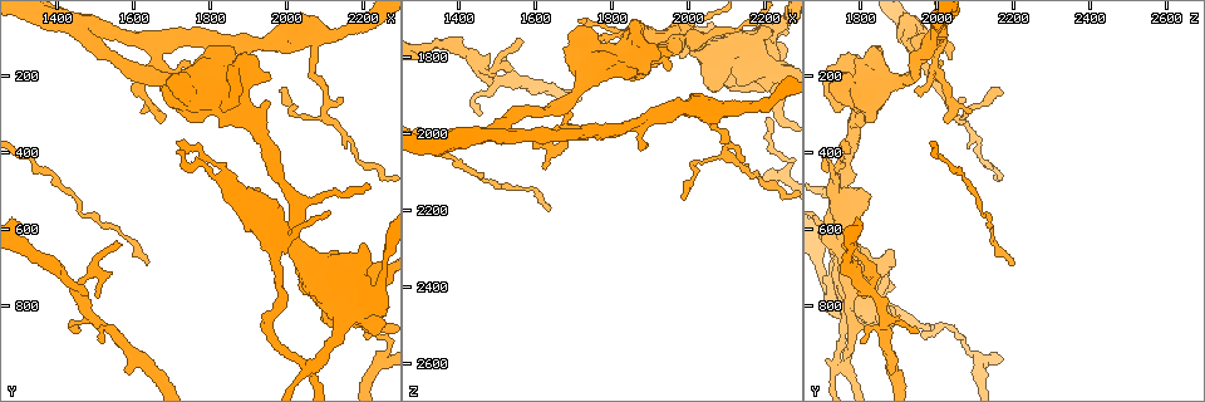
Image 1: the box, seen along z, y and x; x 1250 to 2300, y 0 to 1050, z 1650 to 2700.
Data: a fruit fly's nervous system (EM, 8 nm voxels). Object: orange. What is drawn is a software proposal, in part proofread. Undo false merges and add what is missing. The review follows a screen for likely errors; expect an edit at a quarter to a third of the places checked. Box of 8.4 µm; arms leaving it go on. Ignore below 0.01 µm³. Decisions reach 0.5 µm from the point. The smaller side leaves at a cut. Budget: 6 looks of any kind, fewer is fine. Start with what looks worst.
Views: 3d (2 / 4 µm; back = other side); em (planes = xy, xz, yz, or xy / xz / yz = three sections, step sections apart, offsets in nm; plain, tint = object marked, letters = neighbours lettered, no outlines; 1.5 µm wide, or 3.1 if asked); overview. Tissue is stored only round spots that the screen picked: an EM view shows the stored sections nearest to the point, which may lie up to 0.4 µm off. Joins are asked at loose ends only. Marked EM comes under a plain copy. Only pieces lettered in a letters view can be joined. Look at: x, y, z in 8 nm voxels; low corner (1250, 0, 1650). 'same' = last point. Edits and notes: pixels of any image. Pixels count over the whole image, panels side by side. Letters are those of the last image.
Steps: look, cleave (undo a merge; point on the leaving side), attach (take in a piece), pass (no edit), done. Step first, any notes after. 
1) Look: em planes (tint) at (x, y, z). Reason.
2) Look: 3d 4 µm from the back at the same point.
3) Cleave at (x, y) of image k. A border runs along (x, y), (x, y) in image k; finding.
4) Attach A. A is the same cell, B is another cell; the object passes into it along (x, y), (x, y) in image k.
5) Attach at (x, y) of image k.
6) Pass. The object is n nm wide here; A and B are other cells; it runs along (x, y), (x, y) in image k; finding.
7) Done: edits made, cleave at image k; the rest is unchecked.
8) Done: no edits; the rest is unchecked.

Look: em planes (letters) at (2070, 970, 1745).

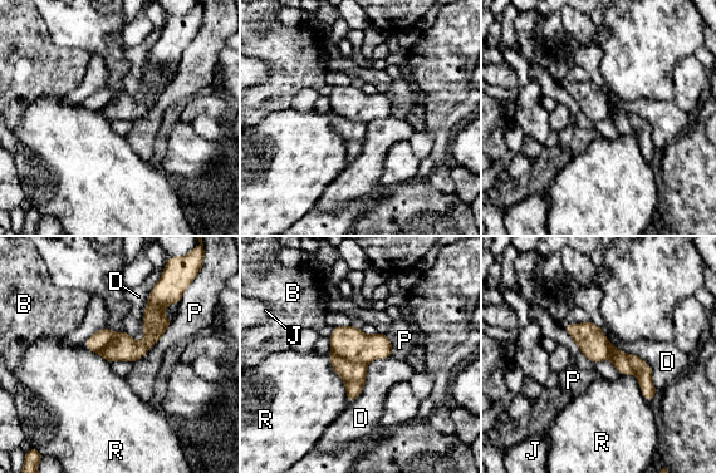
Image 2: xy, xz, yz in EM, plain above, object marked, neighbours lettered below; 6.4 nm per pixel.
Cleave at (353, 373) of image 2. B, D, J, P and R are other cells; the part that leaves runs along (612, 348), (645, 377), (650, 398) in image 2; a second neuron is stuck on.

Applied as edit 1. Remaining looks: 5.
Look: overview.

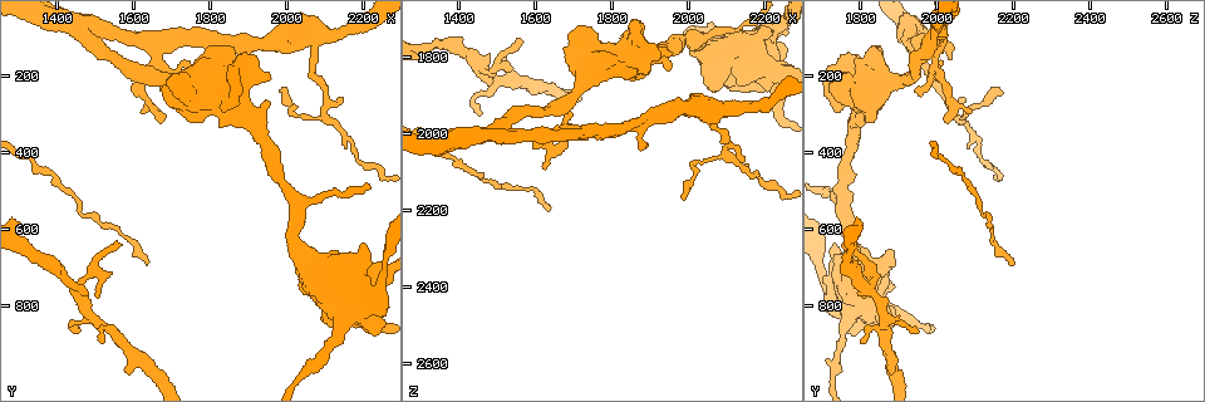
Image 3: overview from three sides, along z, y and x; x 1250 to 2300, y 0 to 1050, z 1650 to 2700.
Look: em planes (letters) at (2060, 655, 1885).

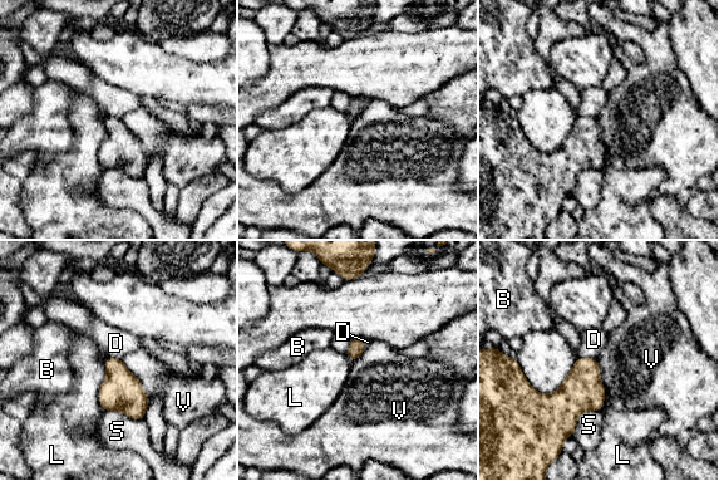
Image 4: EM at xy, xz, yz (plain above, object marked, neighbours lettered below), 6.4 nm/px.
Pass. B, D, L, S and V are other cells; a border runs along (121, 359), (139, 381), (148, 402) in image 4; no lettered piece goes on from it.

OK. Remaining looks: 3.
Done: edits made, cleave at image 2; the rest is unchecked.

